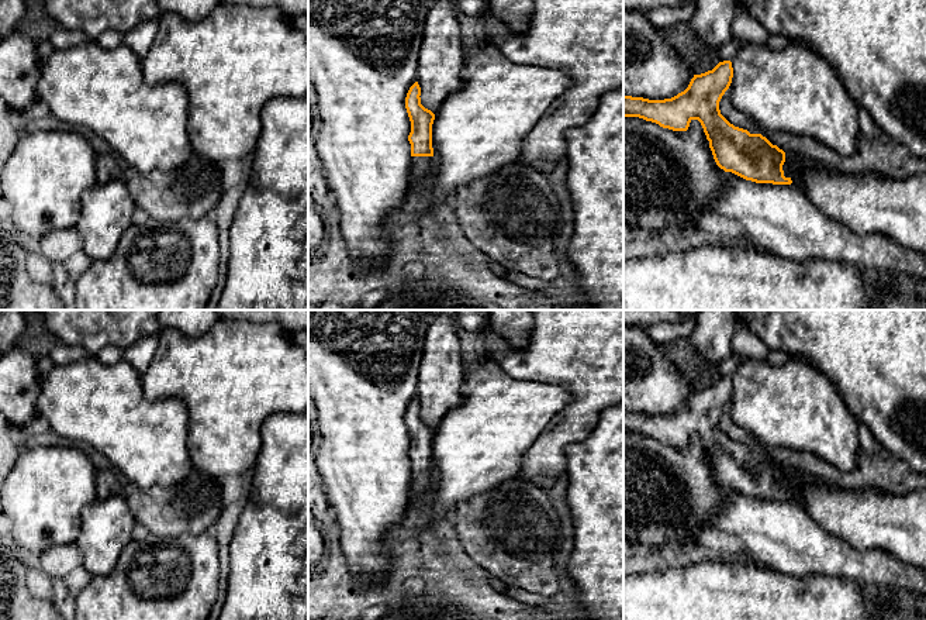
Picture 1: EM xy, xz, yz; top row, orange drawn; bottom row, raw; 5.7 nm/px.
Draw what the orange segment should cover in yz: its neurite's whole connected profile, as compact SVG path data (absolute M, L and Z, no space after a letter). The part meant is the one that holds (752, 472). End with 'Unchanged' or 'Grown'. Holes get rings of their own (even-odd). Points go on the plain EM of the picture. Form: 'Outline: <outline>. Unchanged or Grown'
Outline: M723 376L712 386L694 390L688 403L671 414L623 410L623 433L639 433L673 447L687 447L690 438L698 435L716 480L725 488L756 499L795 499L806 475L785 469L761 450L735 442L721 430L719 417L732 393L732 378Z. Grown

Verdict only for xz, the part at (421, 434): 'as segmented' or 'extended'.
extended

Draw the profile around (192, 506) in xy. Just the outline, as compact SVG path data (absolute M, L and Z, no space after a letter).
M194 469L177 486L135 489L125 500L137 523L145 526L149 534L158 537L176 537L186 533L201 534L208 531L221 514L220 479Z

